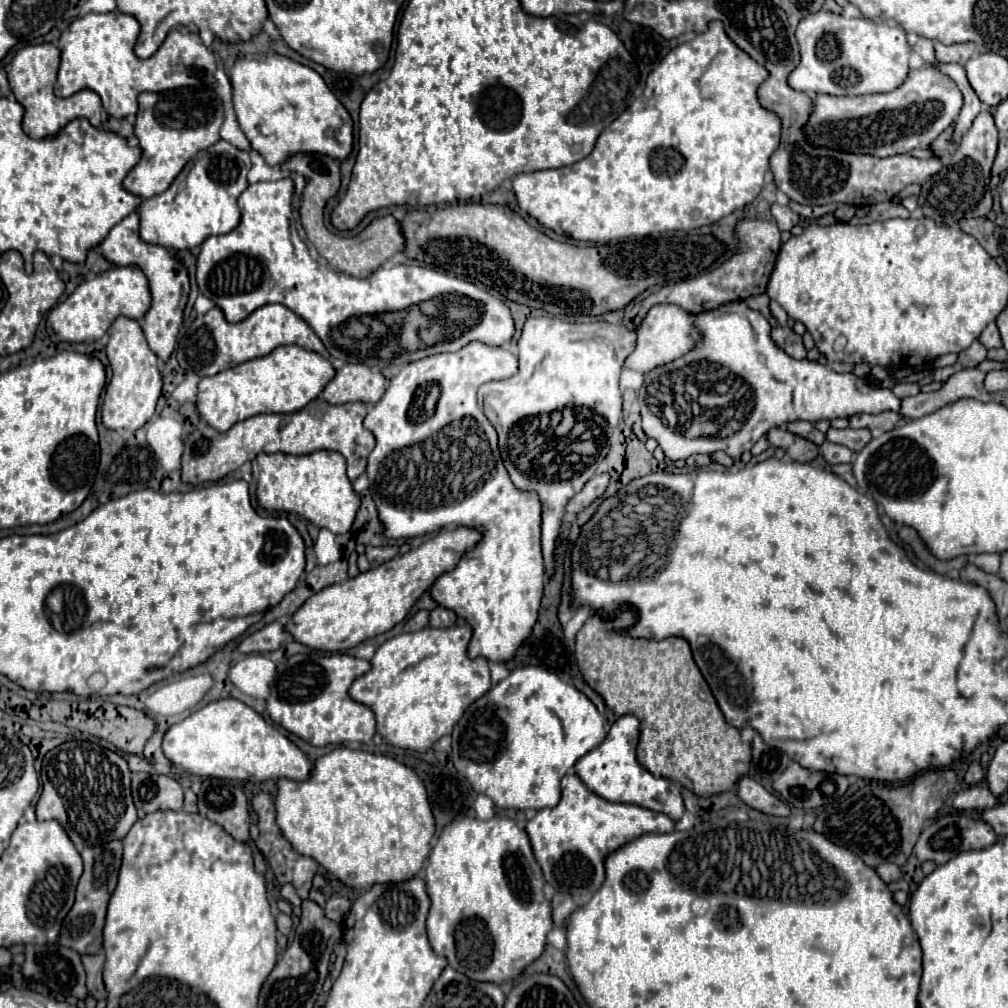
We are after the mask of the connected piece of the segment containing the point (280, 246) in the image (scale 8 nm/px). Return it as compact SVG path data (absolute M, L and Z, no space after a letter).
M290 178L250 184L238 198L238 206L242 210L240 224L228 234L204 240L196 268L198 288L204 296L214 300L218 308L222 308L228 322L240 322L256 308L278 302L310 324L332 358L348 362L348 354L352 354L352 364L356 364L356 356L364 356L360 354L360 346L356 346L356 316L396 312L456 292L468 298L478 298L478 302L482 302L482 318L462 336L418 350L416 358L436 352L456 352L472 340L488 346L502 346L510 342L514 334L510 310L495 292L482 284L474 286L464 278L436 270L425 262L408 259L402 253L385 262L370 278L352 278L344 272L318 264L312 260L306 243L294 226L292 202L294 184Z

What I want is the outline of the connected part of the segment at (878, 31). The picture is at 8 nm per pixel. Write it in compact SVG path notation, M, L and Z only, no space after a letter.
M848 2L846 8L842 8L841 14L834 14L822 7L816 14L810 14L808 18L800 20L798 28L796 28L796 40L800 44L800 64L792 70L792 74L788 76L788 84L794 90L800 92L808 92L808 94L834 94L834 96L858 96L858 94L876 94L876 92L892 92L896 90L908 76L908 58L910 58L910 48L906 44L906 32L900 26L890 26L890 24L879 24L879 20L866 20L866 18L852 18L852 4Z

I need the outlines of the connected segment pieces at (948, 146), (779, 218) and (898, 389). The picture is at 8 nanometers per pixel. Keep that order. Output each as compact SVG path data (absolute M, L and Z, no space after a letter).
M948 128L944 134L940 134L940 138L936 138L936 142L932 144L932 150L936 150L938 158L948 156L952 150L956 150L956 146L952 142L948 142L948 138L952 136L952 128Z
M772 204L772 216L780 230L792 230L792 226L796 226L800 222L800 216L796 212L792 212L788 206L780 206L780 204Z
M896 384L892 388L892 392L898 396L898 398L906 398L906 396L914 396L920 392L920 386L918 384Z

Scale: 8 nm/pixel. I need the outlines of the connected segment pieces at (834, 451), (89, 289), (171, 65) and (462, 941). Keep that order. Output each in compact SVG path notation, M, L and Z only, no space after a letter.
M828 440L822 442L820 454L824 456L824 460L828 464L846 464L846 462L852 462L852 450L848 450L846 446L840 444L832 444Z
M116 266L112 270L106 270L98 274L94 280L82 282L62 304L54 306L46 318L46 331L54 342L86 342L86 340L98 340L106 334L110 324L116 316L126 316L134 320L142 320L146 310L150 308L150 290L148 280L144 272L138 266Z
M90 12L74 20L60 36L58 46L62 60L54 94L68 98L88 88L100 96L103 108L112 118L126 118L130 114L136 114L140 92L162 92L178 86L194 86L198 82L210 86L214 82L214 54L200 42L200 38L196 38L196 34L182 34L178 30L172 30L154 56L140 60L132 50L138 32L140 28L136 18L122 12Z
M494 816L488 822L462 818L448 824L430 852L426 864L426 886L432 900L426 922L428 940L432 950L438 956L444 956L454 970L476 982L502 984L520 976L526 966L542 956L546 934L552 930L552 908L542 892L544 878L532 854L528 834L520 830L514 820Z

